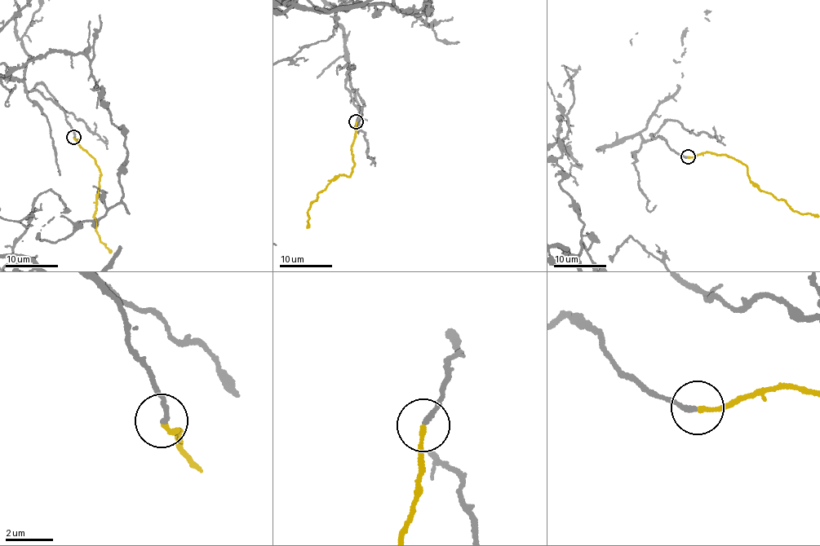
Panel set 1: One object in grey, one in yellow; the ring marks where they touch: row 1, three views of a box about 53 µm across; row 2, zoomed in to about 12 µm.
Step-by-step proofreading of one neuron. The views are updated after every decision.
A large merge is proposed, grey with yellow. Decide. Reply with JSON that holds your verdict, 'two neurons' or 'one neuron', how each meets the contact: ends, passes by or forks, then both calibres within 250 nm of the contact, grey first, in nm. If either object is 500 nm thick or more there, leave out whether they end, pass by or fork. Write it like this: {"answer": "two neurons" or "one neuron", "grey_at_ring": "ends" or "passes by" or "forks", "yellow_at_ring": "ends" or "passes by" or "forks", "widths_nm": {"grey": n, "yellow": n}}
{"answer": "one neuron", "grey_at_ring": "ends", "yellow_at_ring": "ends", "widths_nm": {"grey": 190, "yellow": 180}}

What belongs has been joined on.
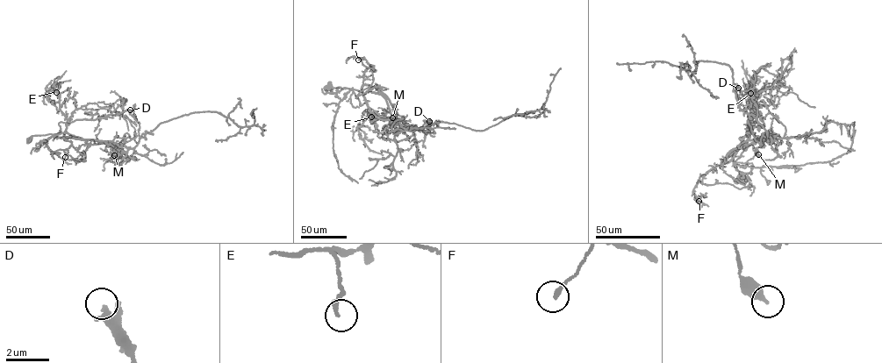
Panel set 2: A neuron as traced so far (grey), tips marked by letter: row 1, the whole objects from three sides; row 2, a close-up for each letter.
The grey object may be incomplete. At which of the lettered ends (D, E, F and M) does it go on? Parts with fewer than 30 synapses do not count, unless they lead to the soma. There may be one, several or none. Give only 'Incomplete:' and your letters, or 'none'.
Incomplete: none

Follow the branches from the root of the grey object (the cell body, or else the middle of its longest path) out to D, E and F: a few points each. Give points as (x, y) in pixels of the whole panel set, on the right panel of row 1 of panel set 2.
D: (742, 179), (734, 163), (756, 95), (753, 81), (738, 88)
E: (742, 179), (734, 163), (748, 139), (740, 138), (746, 133), (750, 116), (745, 94), (750, 93)
F: (742, 179), (734, 163), (745, 136), (730, 160), (699, 177), (692, 192), (699, 201)

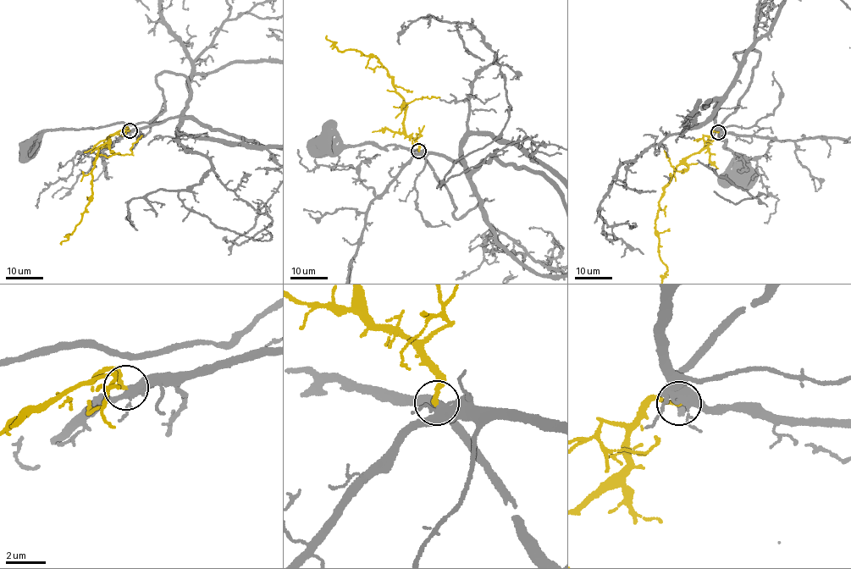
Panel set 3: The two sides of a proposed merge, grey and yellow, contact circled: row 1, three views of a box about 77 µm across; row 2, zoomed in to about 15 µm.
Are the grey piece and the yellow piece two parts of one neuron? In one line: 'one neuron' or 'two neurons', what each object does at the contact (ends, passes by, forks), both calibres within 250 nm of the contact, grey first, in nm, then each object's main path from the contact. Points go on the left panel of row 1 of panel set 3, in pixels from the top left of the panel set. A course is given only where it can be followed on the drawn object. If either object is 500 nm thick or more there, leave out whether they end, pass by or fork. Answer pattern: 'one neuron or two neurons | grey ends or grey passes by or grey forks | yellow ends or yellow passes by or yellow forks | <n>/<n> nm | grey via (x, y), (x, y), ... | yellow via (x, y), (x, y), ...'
one neuron | grey forks | yellow ends | 340/240 nm | grey via (129, 130), (179, 116), (188, 79), (159, 74), (164, 109), (148, 123), (46, 130), (29, 148) | yellow via (129, 130), (126, 127), (111, 135), (98, 147), (92, 169), (91, 198), (73, 232), (61, 244)

